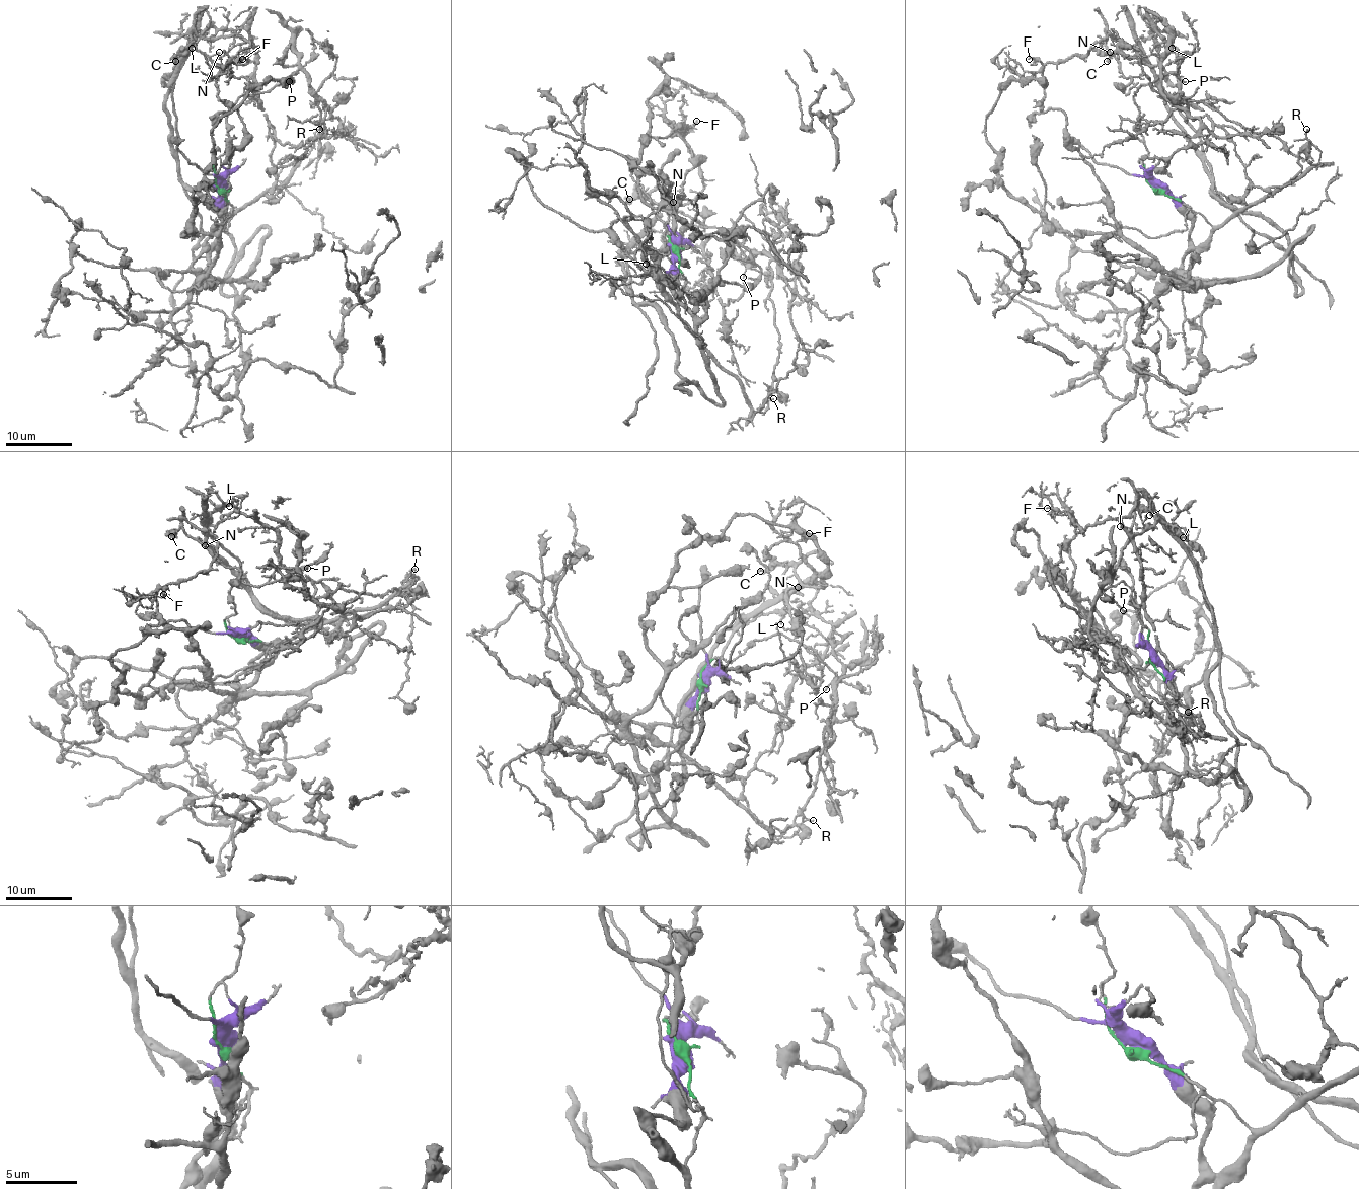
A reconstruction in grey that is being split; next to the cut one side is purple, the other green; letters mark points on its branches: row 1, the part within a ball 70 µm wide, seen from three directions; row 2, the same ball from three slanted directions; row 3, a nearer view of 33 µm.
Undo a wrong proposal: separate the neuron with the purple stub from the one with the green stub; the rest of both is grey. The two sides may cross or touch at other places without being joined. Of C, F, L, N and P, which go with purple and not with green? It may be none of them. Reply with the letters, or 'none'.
C, F, L, N

